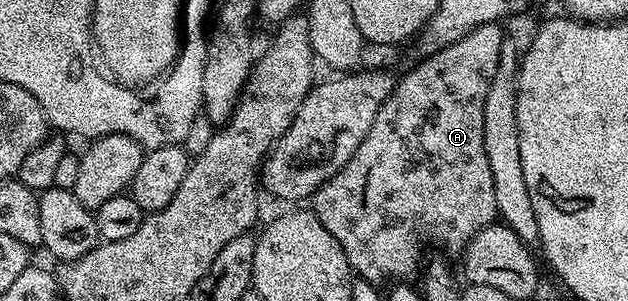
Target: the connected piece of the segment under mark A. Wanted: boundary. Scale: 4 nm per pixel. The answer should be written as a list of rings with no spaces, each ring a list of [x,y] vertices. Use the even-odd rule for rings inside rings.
[[[496,23],[493,25],[479,25],[469,35],[465,35],[460,41],[454,41],[451,45],[446,45],[443,49],[438,49],[436,53],[424,56],[420,65],[415,65],[402,78],[398,78],[395,90],[387,97],[387,101],[377,111],[377,119],[373,119],[373,127],[369,127],[369,135],[361,139],[361,147],[333,179],[329,179],[315,192],[313,198],[313,212],[321,223],[325,223],[325,231],[341,243],[341,251],[345,251],[345,259],[349,259],[352,270],[362,280],[372,283],[387,281],[386,283],[407,283],[412,280],[411,276],[418,274],[421,269],[421,262],[424,260],[423,248],[432,241],[435,245],[440,245],[449,252],[458,254],[466,249],[467,244],[486,225],[496,224],[499,211],[496,196],[493,193],[493,176],[489,169],[488,156],[485,153],[484,120],[482,116],[485,108],[486,92],[489,91],[490,81],[493,79],[497,69],[499,56],[501,55],[501,45],[505,38],[504,26]]]

